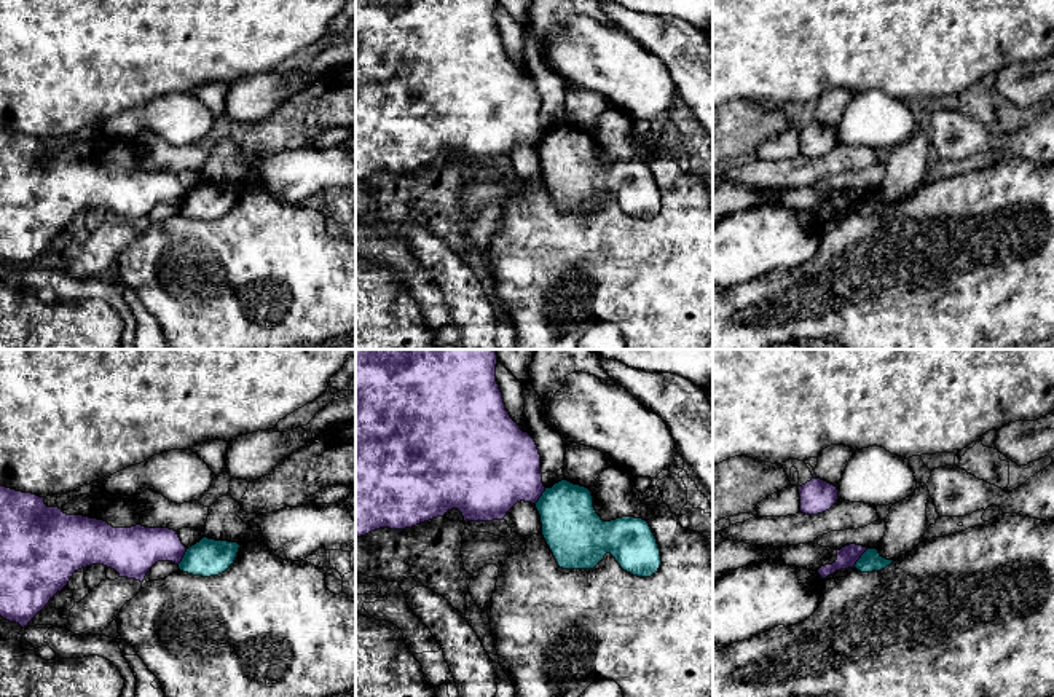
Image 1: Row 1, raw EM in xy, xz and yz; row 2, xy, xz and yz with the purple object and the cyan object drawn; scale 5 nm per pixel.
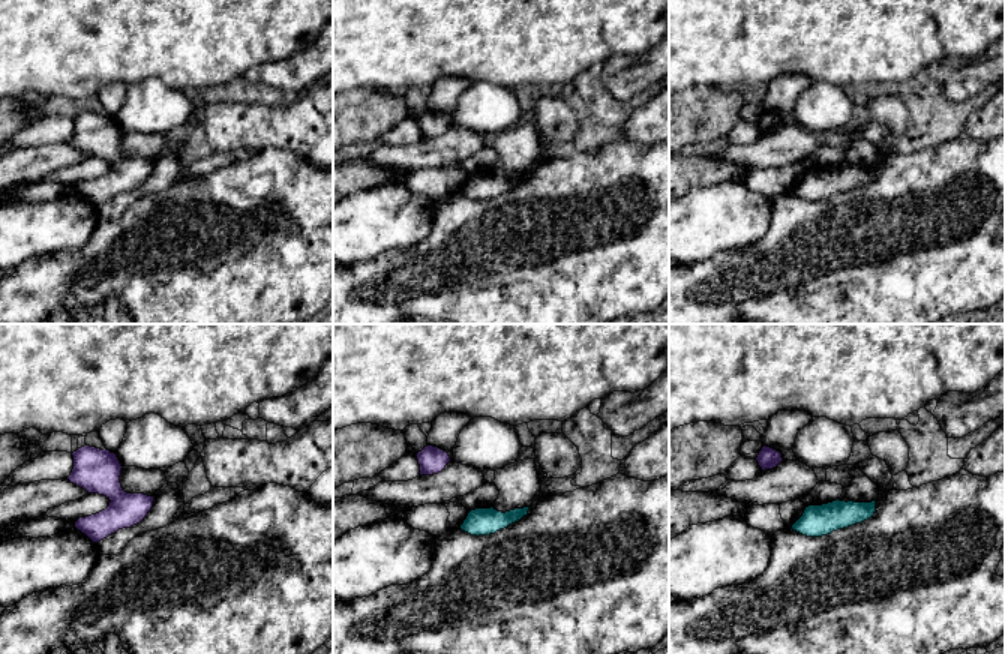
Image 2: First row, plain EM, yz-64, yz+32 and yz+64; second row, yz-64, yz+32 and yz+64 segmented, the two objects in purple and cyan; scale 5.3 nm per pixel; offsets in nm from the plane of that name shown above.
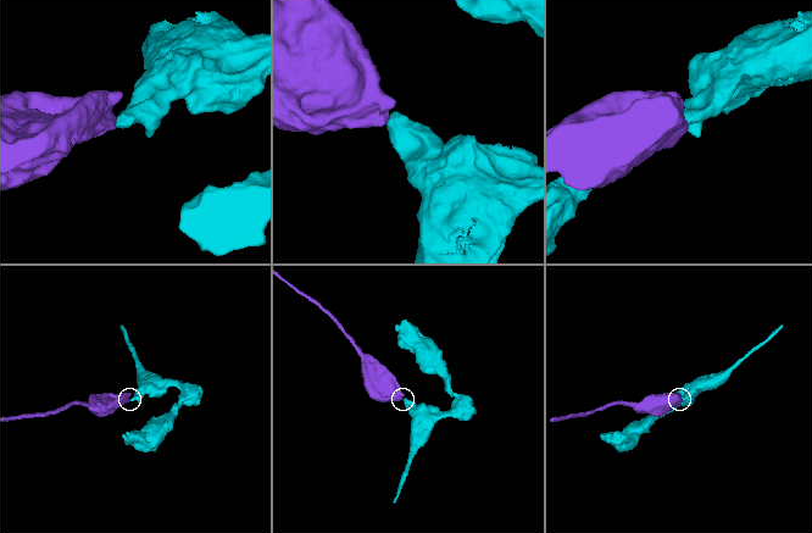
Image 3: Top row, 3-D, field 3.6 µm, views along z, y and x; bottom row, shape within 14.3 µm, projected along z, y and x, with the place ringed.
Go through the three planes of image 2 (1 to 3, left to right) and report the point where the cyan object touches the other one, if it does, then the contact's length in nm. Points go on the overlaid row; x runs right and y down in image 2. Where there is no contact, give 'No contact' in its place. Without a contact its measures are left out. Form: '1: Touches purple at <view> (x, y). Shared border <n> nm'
1: No contact
2: No contact
3: No contact

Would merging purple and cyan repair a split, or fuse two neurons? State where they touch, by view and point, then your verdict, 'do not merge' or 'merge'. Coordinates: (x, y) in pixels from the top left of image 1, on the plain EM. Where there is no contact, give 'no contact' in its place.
yz (860, 200) | do not merge

